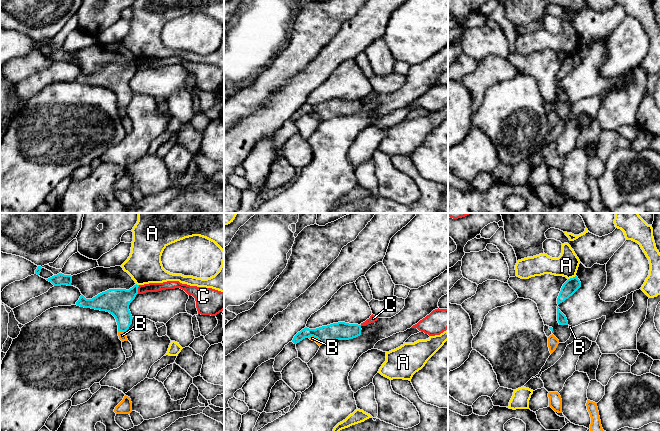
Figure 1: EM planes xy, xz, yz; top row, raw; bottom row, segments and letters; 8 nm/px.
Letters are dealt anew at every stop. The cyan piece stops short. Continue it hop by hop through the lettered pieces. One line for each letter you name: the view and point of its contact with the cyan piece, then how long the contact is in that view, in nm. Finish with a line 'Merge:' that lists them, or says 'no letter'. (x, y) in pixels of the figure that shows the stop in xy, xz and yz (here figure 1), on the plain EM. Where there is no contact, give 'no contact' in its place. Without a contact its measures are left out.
Merge: no letter

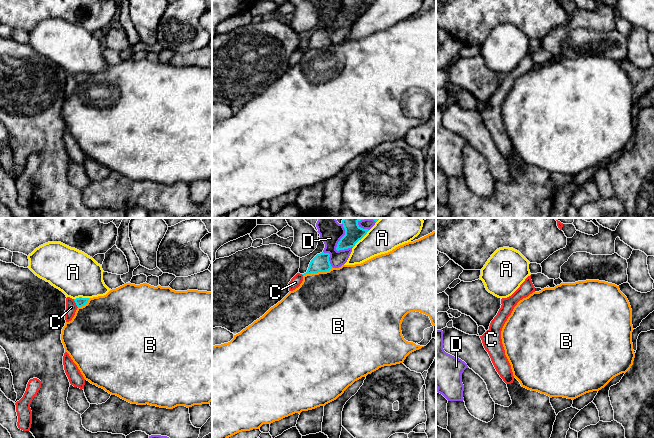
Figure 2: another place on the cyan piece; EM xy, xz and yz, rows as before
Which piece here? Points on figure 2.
Merge: no letter

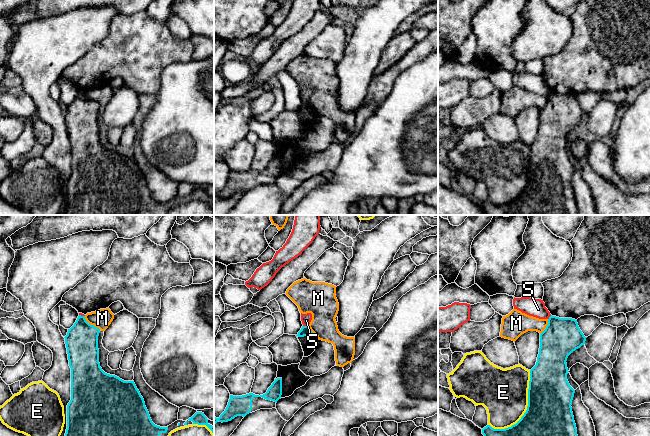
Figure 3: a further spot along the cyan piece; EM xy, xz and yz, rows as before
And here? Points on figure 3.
Merge: no letter

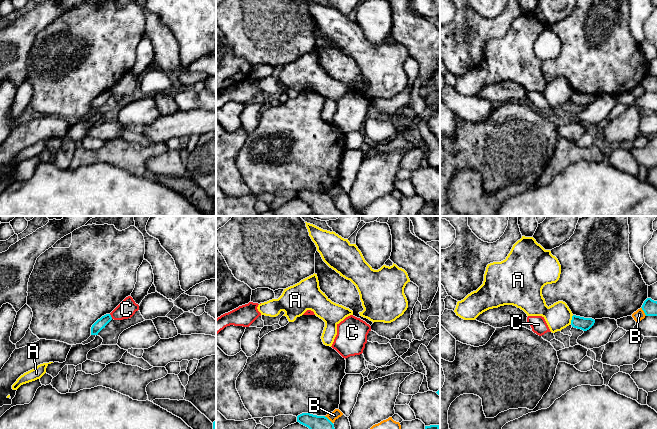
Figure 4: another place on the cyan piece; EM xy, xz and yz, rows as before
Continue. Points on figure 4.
Merge: no letter

